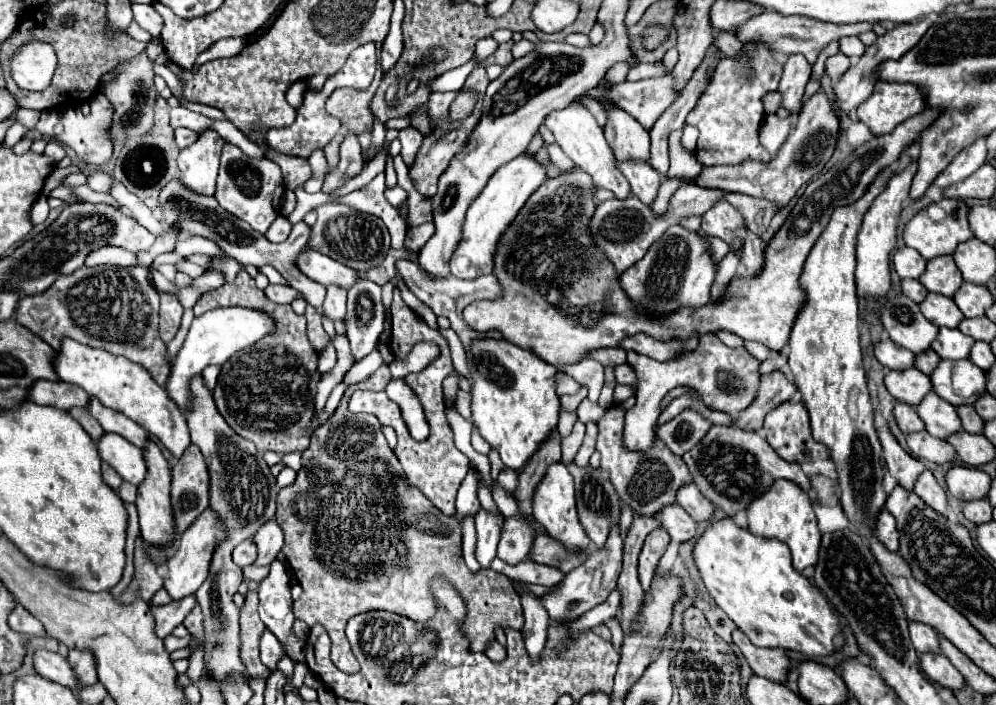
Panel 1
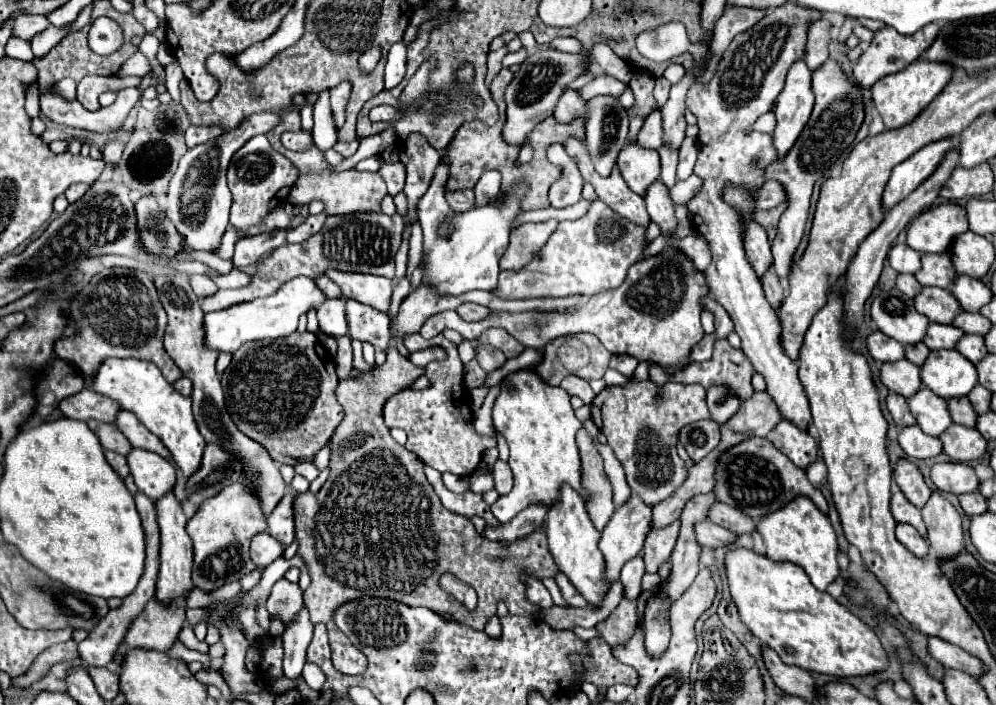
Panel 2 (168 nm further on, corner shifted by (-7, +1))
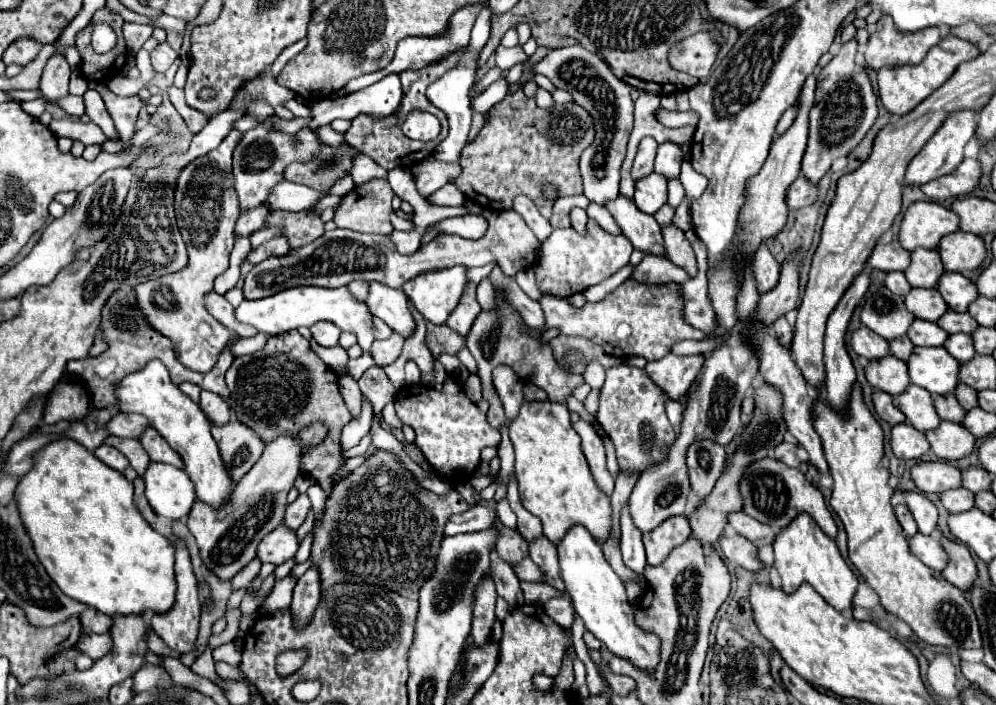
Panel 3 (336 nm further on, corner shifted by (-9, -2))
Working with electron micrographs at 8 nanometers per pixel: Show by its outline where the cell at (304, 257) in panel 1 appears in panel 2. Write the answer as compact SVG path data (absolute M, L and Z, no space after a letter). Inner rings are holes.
M325 270L325 276L341 288L345 298L355 298L383 312L389 310L393 280L373 274L357 274L357 272L341 272L341 270Z

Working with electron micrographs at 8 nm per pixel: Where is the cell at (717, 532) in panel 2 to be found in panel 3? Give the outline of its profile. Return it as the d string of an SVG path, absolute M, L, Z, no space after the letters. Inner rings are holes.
M723 535L719 539L719 545L721 545L721 551L725 553L725 557L731 563L737 563L737 565L741 565L743 569L747 569L751 573L759 573L763 569L763 563L759 561L759 557L755 553L755 545L751 541L747 541L745 537L741 537L741 535L733 535L733 537Z

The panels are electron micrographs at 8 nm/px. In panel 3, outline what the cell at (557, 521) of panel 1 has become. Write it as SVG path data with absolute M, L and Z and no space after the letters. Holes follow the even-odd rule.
M579 525L575 529L569 529L569 533L563 537L557 549L561 579L573 601L575 613L585 623L585 629L591 631L615 657L627 659L637 669L653 673L655 665L661 659L661 641L657 635L651 635L637 627L633 607L629 605L625 593L625 585L619 579L619 575L611 569L611 565L605 561L599 543L591 537L591 533L587 533L587 529Z

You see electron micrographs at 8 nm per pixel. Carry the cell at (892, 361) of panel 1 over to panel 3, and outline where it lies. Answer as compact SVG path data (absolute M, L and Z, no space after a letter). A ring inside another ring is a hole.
M859 327L857 331L853 331L849 345L857 355L863 355L867 359L877 359L877 357L889 355L889 343L867 327Z

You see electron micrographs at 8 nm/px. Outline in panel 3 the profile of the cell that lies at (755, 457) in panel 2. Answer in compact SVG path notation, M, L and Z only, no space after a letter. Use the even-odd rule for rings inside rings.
M761 459L749 465L741 481L741 495L745 501L743 511L761 523L771 525L775 531L785 529L799 513L807 513L815 519L815 523L827 537L835 539L837 535L837 525L825 507L821 491L811 485L799 469L789 469L777 459Z

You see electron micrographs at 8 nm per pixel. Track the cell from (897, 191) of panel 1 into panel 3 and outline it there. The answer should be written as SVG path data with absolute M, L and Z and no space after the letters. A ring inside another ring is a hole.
M965 109L947 115L947 119L939 127L939 131L925 143L925 147L919 151L919 155L909 163L905 183L923 185L927 181L933 181L937 177L951 173L951 169L955 169L963 161L963 149L969 143L969 139L975 135L977 115L979 115L979 111L965 111Z

